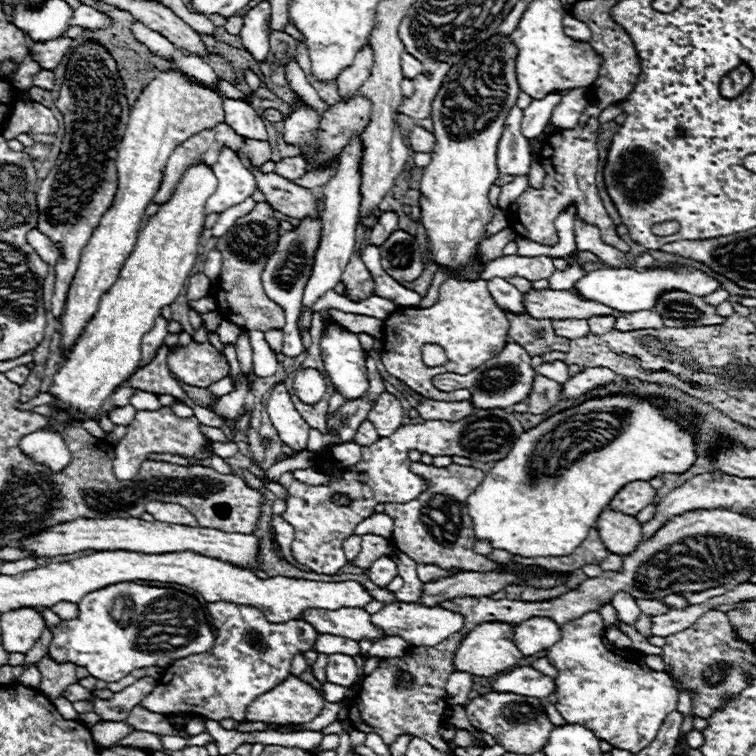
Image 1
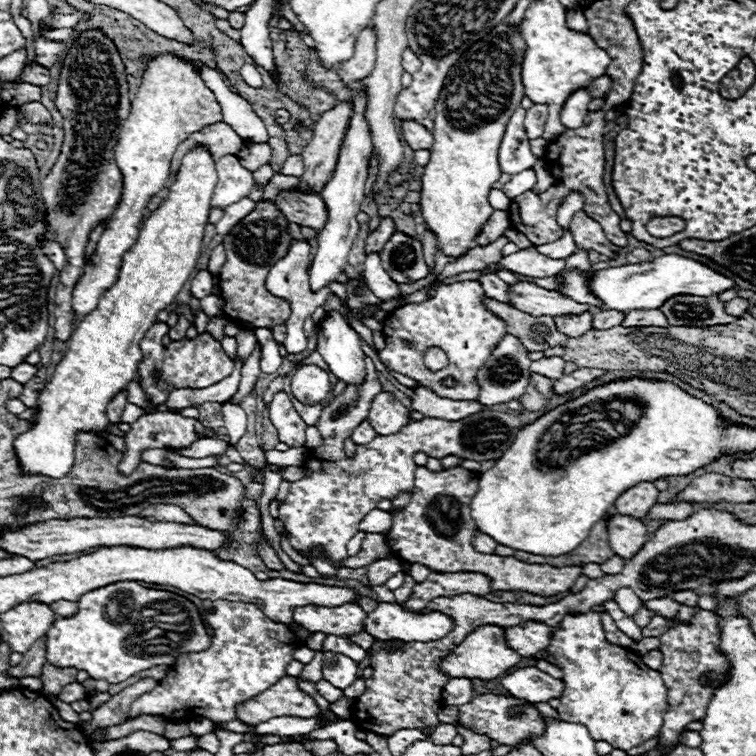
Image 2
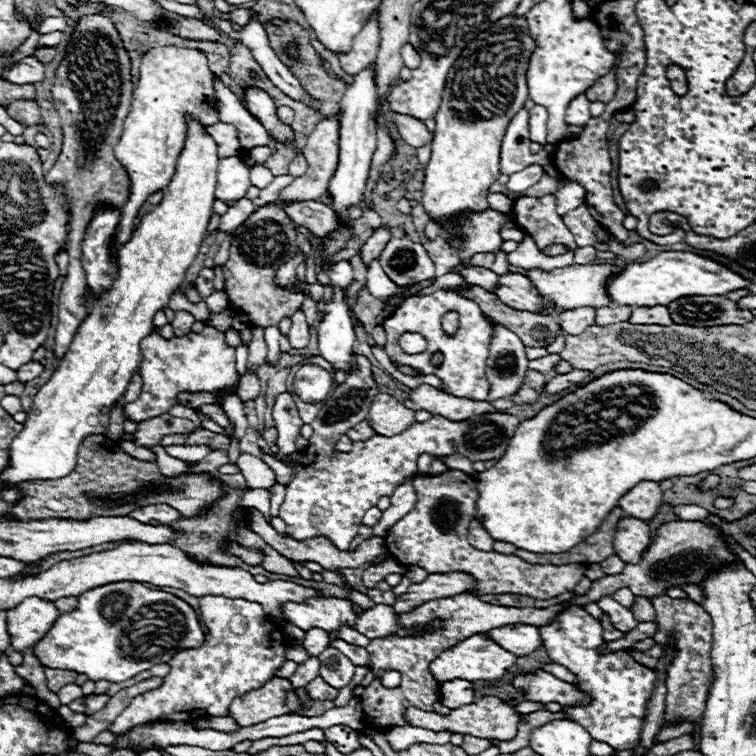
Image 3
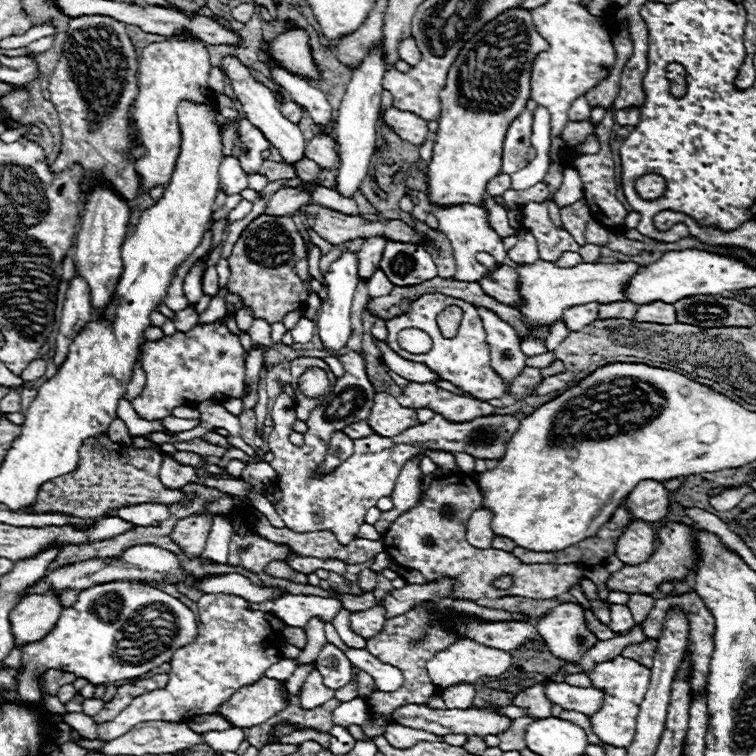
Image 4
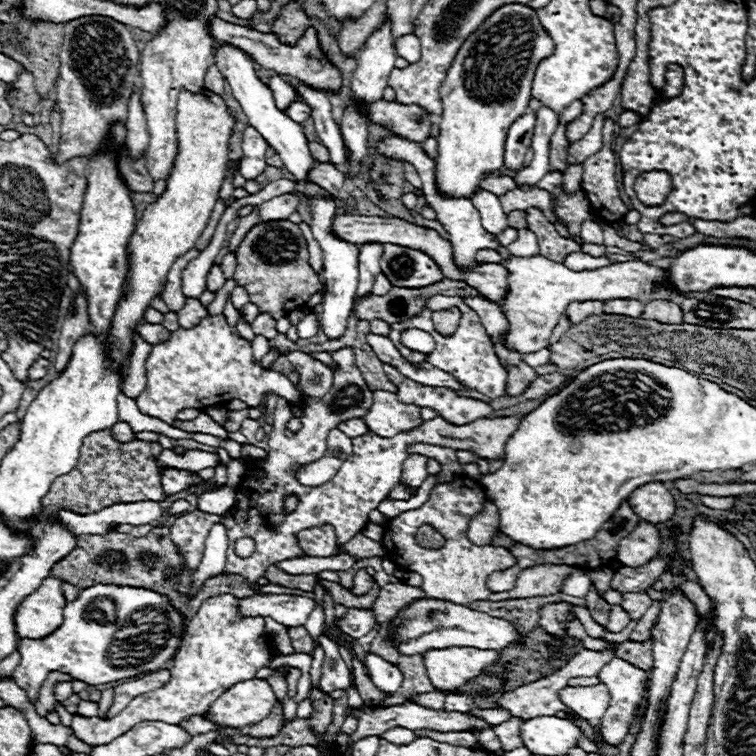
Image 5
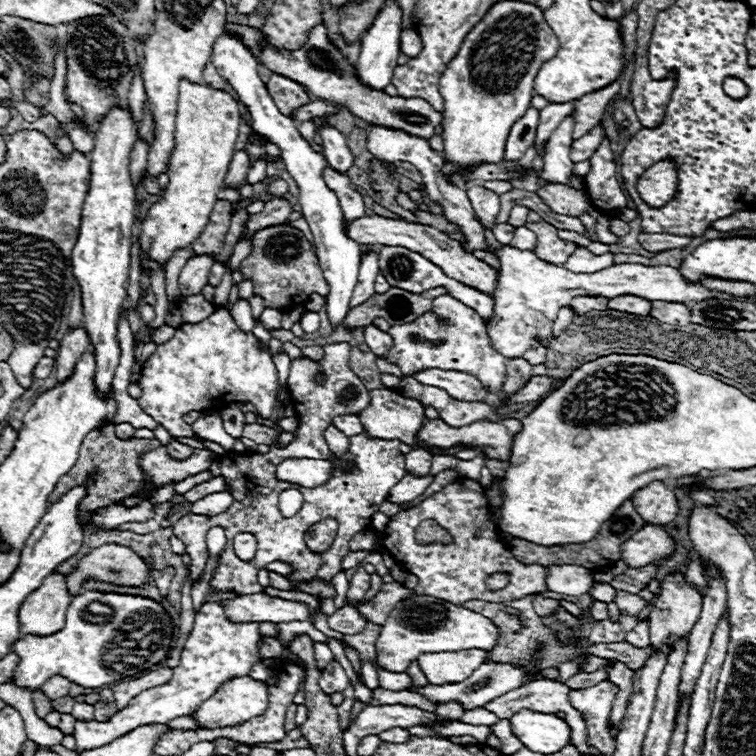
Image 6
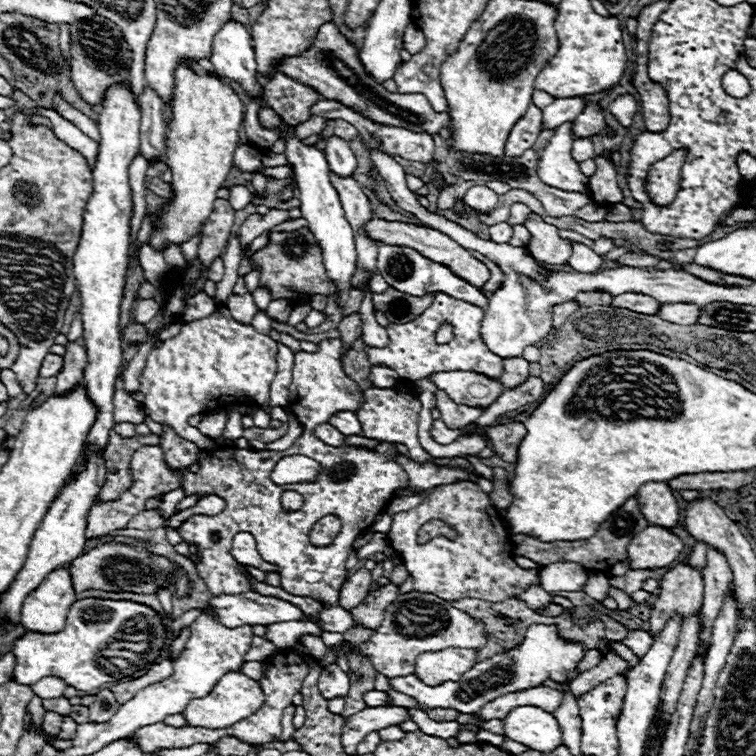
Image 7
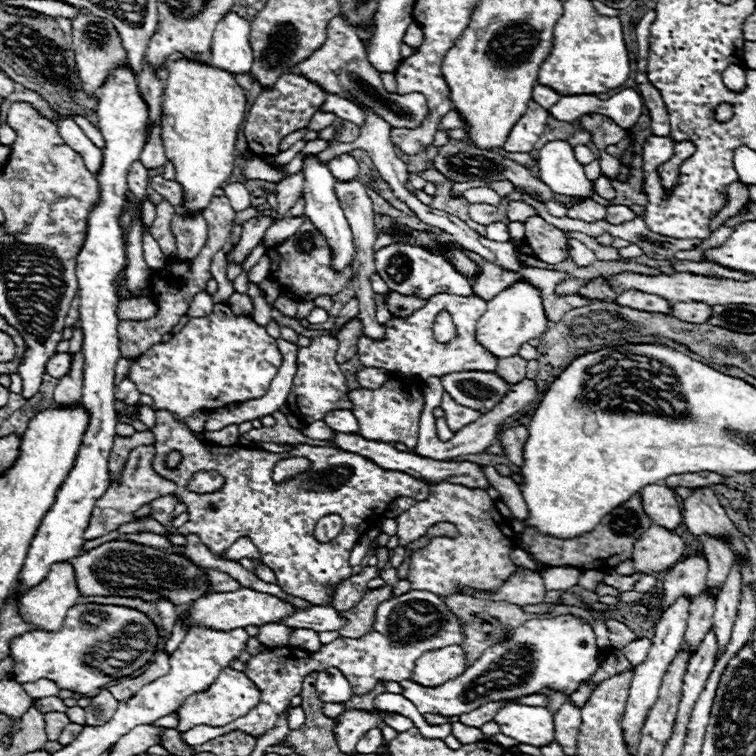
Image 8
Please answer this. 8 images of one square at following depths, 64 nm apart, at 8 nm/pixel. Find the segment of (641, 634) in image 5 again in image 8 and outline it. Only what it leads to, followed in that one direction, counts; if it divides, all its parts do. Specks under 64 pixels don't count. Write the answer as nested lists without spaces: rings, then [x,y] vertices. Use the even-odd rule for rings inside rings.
[[[638,638],[638,640],[634,640],[634,642],[630,642],[630,644],[626,644],[624,648],[622,648],[622,654],[626,656],[626,660],[632,664],[632,666],[638,666],[638,664],[642,664],[644,660],[646,660],[646,654],[648,654],[648,650],[650,650],[650,640],[648,638]]]

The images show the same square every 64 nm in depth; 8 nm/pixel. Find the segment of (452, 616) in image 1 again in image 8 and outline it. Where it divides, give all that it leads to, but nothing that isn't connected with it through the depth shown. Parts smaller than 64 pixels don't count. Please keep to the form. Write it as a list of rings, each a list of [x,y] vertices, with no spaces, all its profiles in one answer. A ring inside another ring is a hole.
[[[310,606],[310,608],[296,608],[296,612],[288,618],[282,618],[280,624],[298,630],[298,628],[306,628],[306,630],[314,630],[314,632],[322,632],[322,630],[338,630],[342,628],[346,620],[340,618],[340,612],[336,612],[330,606]]]

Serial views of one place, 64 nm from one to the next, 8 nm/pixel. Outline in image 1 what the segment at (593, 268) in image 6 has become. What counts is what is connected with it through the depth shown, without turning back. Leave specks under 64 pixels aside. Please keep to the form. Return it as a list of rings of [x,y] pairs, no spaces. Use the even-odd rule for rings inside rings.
[[[502,256],[486,266],[482,272],[482,278],[494,278],[494,276],[520,276],[530,282],[550,278],[554,274],[554,262],[548,256]]]

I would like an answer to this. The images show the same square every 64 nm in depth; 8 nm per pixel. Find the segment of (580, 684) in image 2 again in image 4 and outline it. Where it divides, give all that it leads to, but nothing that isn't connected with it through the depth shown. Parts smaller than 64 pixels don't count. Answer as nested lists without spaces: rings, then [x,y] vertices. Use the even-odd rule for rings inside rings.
[[[572,602],[560,604],[544,614],[536,622],[536,630],[546,640],[548,648],[568,662],[576,662],[584,650],[598,642],[596,636],[586,630],[582,606]],[[576,634],[582,634],[586,642],[578,642]],[[616,656],[614,660],[596,664],[596,670],[590,674],[590,680],[592,680],[592,686],[602,688],[604,696],[606,696],[600,712],[596,712],[590,718],[594,734],[598,734],[598,738],[604,740],[606,744],[612,744],[618,748],[628,748],[636,734],[636,716],[640,712],[640,702],[644,700],[644,694],[650,684],[650,668],[640,666],[638,662],[634,662],[630,658]]]

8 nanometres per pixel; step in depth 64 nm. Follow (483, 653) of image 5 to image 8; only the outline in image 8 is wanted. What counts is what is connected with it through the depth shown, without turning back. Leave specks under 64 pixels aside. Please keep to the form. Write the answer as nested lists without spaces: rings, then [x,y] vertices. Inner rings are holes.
[[[460,646],[428,650],[416,660],[412,682],[428,688],[436,688],[448,680],[458,678],[464,670],[466,670],[464,652]]]

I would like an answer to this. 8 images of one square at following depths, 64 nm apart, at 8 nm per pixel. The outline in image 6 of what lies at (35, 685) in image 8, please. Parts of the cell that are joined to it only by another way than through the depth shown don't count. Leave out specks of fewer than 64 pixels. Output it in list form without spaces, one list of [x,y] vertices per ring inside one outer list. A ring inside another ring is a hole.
[[[52,676],[52,678],[46,680],[38,690],[40,690],[42,694],[46,694],[48,698],[64,698],[64,696],[68,694],[66,684],[70,684],[66,678],[62,678],[62,676]]]

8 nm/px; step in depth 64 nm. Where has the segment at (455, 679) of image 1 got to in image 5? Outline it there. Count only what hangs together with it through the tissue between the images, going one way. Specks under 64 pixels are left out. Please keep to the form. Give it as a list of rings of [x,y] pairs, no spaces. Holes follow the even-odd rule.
[[[450,694],[446,696],[446,702],[444,702],[444,712],[462,712],[466,714],[470,708],[474,706],[472,698],[466,696],[466,694]]]

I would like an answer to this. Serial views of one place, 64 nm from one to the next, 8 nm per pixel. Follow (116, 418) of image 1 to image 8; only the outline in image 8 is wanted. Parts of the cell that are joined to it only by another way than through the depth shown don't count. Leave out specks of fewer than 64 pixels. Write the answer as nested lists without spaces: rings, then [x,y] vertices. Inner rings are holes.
[[[216,304],[208,316],[190,318],[168,342],[154,344],[132,360],[128,378],[142,394],[154,398],[154,410],[168,408],[178,418],[188,418],[196,410],[262,398],[280,366],[282,354],[266,328],[248,316],[236,316],[228,304]]]

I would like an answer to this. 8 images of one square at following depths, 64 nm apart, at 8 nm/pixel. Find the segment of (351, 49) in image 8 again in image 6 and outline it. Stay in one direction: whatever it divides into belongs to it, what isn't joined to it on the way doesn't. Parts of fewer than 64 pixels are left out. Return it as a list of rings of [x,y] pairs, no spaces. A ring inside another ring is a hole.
[[[226,24],[228,32],[234,32],[238,36],[242,36],[242,40],[246,40],[246,44],[252,48],[254,56],[258,56],[258,60],[272,72],[282,72],[282,76],[290,76],[292,80],[298,80],[300,84],[306,84],[306,88],[310,88],[310,94],[328,102],[336,102],[346,106],[354,116],[370,122],[370,124],[378,124],[378,126],[388,126],[388,128],[396,128],[396,130],[404,130],[408,134],[414,136],[422,136],[422,138],[430,138],[434,136],[436,126],[442,124],[442,112],[436,112],[424,98],[402,98],[402,96],[388,96],[384,90],[372,90],[370,86],[366,86],[358,74],[356,68],[348,62],[348,58],[330,42],[328,38],[328,30],[326,26],[318,24],[312,32],[310,32],[310,40],[294,52],[286,52],[286,50],[276,50],[276,48],[260,48],[258,40],[260,40],[260,32],[256,28],[250,26],[238,26],[238,24]]]

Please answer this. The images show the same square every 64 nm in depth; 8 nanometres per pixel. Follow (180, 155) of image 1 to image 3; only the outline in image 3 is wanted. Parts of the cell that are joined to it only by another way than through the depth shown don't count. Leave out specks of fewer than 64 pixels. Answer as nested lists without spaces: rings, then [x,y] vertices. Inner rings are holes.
[[[218,122],[214,126],[208,128],[208,132],[214,136],[216,144],[218,144],[218,154],[220,158],[228,158],[228,156],[238,156],[240,154],[240,142],[238,142],[238,132],[232,124],[226,122]]]

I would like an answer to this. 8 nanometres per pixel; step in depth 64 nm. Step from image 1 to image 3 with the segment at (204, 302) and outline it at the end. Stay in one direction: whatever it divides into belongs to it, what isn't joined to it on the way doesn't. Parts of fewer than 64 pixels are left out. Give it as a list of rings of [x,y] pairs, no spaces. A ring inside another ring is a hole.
[[[224,290],[216,291],[206,298],[211,314],[218,314],[228,307],[228,297]]]

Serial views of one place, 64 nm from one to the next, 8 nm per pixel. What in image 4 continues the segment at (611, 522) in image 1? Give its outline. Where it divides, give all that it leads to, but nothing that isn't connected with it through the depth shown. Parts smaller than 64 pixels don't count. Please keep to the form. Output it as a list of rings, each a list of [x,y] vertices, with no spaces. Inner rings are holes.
[[[634,520],[630,528],[618,538],[616,556],[628,566],[638,566],[646,562],[656,550],[656,532],[648,522]]]

